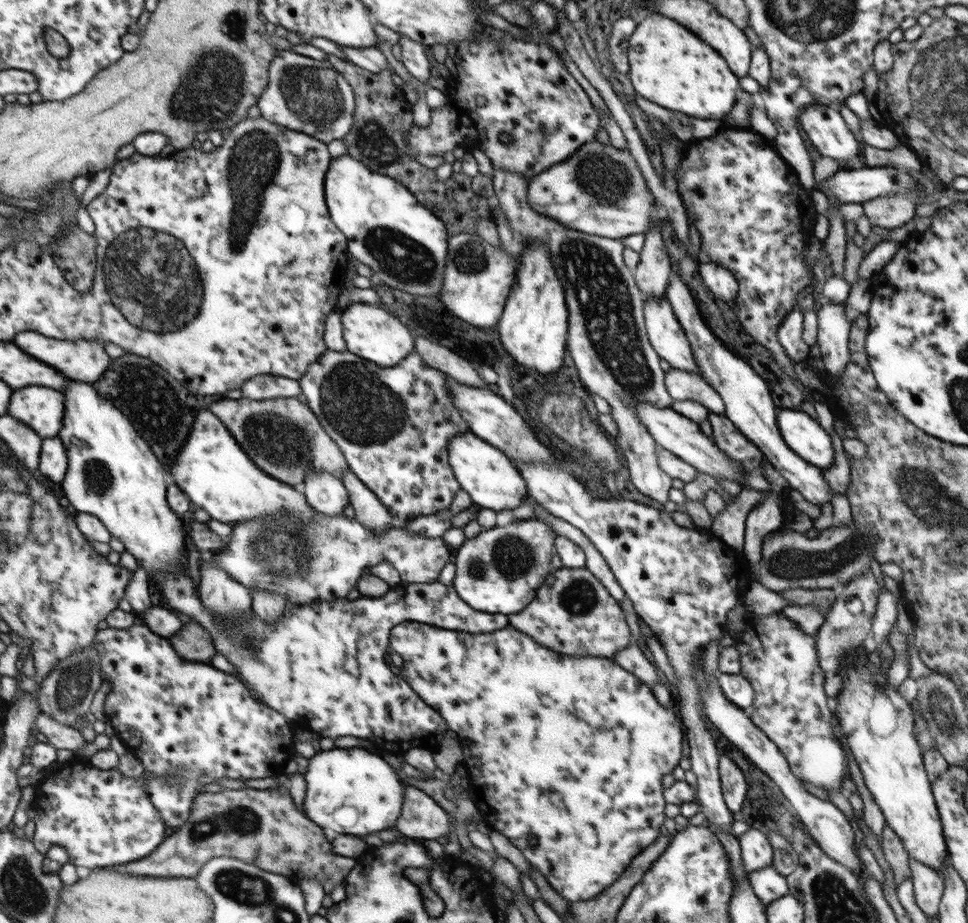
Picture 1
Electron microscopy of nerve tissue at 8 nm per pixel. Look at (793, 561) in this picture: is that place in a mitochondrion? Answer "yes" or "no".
yes

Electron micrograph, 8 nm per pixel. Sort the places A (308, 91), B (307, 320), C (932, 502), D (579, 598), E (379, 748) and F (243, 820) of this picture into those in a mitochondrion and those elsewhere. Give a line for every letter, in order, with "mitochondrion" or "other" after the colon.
A: mitochondrion
B: other
C: mitochondrion
D: mitochondrion
E: other
F: mitochondrion

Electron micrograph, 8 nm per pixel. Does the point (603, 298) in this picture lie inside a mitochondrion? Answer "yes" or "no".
yes

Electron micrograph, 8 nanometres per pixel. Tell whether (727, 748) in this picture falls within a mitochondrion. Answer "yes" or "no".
no

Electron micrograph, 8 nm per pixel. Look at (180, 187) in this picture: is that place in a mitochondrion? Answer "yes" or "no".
no

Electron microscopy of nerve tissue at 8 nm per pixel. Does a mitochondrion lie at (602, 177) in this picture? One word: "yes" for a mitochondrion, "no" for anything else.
yes

